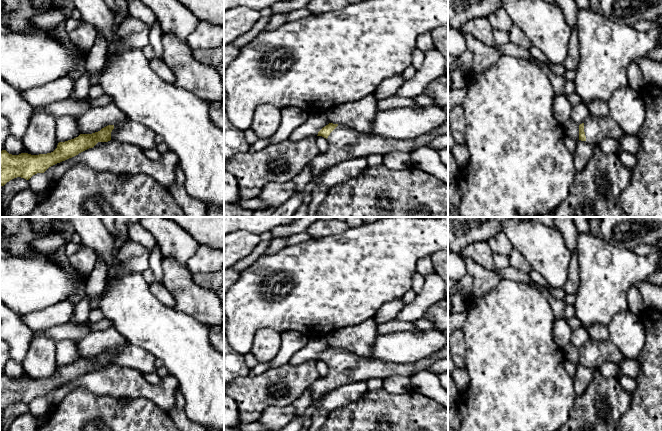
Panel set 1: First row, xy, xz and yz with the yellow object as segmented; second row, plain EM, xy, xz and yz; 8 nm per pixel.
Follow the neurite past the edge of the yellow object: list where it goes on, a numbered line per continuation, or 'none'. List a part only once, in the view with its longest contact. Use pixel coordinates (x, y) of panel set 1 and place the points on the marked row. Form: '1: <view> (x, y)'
1: yz (596, 128)

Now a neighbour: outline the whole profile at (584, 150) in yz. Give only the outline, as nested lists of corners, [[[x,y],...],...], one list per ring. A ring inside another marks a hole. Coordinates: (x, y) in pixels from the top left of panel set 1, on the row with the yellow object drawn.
[[[578,140],[576,150],[572,154],[577,172],[580,172],[585,168],[593,154],[593,150],[593,144]]]

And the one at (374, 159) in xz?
[[[371,154],[366,157],[368,166],[378,166],[383,164],[382,154]]]

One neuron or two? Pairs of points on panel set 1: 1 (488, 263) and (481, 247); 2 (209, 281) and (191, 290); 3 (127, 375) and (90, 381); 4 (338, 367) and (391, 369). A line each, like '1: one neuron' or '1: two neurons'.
1: one neuron
2: two neurons
3: one neuron
4: one neuron

